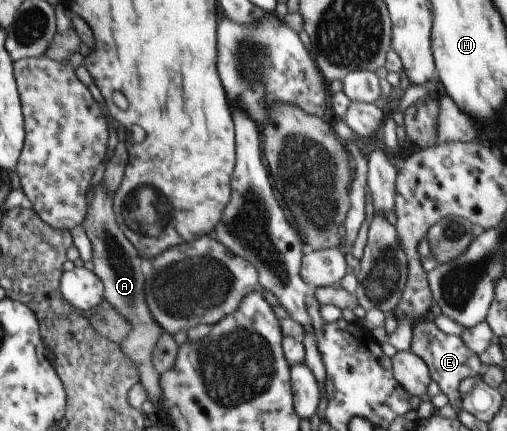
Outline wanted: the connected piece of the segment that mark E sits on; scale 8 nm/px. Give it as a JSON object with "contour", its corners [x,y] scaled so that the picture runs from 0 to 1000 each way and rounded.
{"contour":[[[850,733],[832,735],[813,752],[815,780],[811,780],[809,814],[838,838],[850,882],[862,886],[872,910],[882,914],[886,937],[901,947],[905,956],[911,947],[905,891],[921,872],[939,875],[951,868],[953,849],[945,838],[945,826],[921,807],[909,780],[874,773],[856,749]]]}

